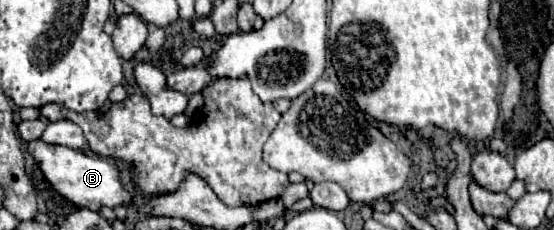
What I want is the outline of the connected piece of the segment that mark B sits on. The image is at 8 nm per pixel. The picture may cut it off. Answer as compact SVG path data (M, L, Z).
M32 140L28 142L28 152L36 160L38 168L42 170L46 182L54 188L54 192L68 202L88 208L88 210L100 210L100 206L126 206L130 202L130 194L120 186L118 182L118 168L114 168L106 158L100 156L86 156L80 152L74 152L66 146L48 144L44 140Z

